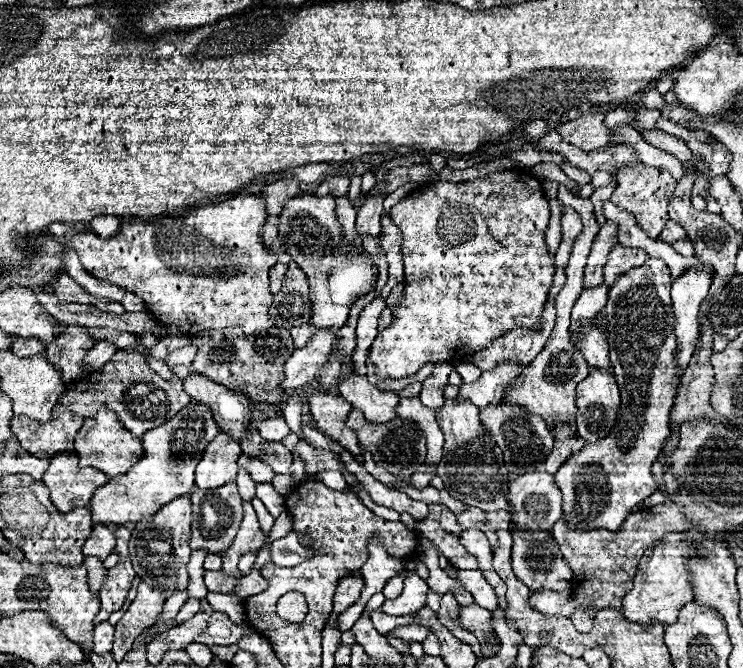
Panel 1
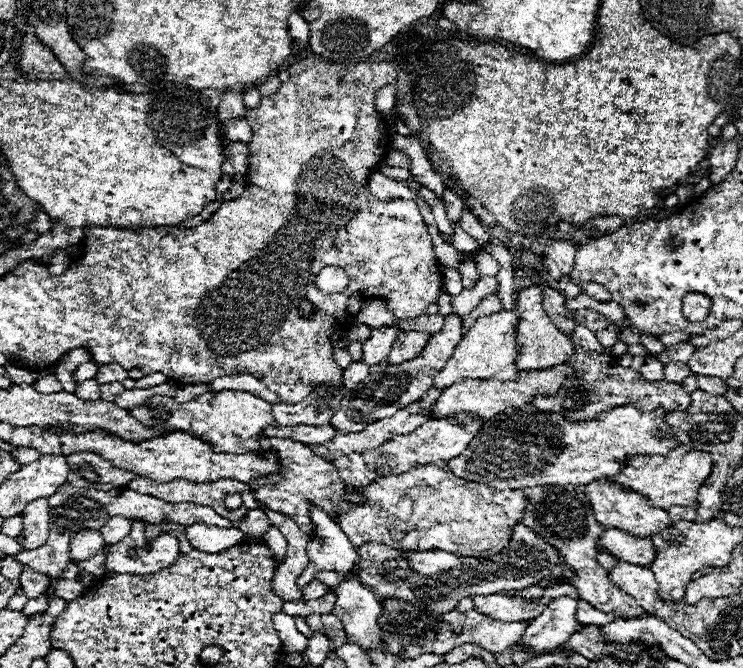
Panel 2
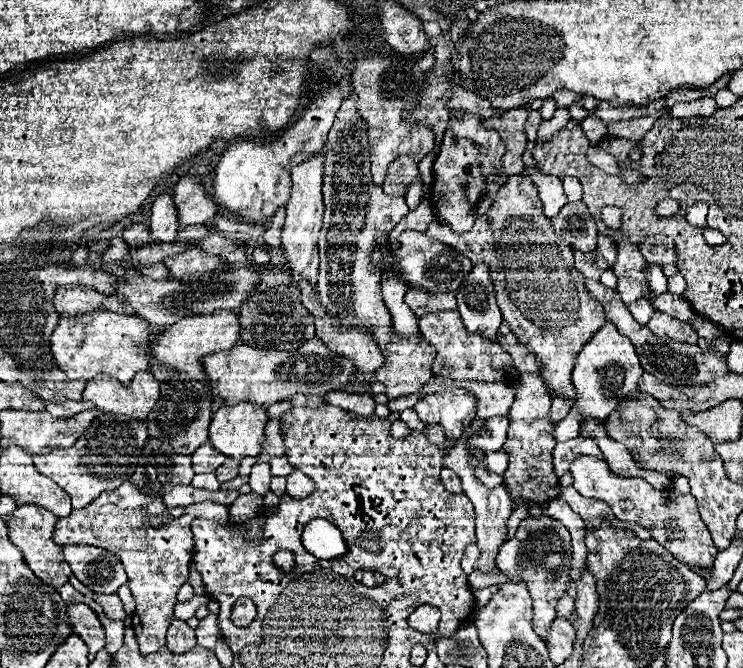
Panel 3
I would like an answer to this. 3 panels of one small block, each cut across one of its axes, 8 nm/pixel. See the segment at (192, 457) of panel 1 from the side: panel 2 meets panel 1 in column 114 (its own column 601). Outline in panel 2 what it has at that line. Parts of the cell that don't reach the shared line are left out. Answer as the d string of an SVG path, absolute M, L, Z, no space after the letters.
M602 476L600 480L584 486L584 490L586 490L586 496L588 496L594 512L596 512L596 520L600 520L600 524L604 524L604 528L618 528L628 534L646 538L652 534L664 534L672 526L672 520L666 510L650 506L642 494L638 494L630 488L622 488L620 484L616 484L610 478Z

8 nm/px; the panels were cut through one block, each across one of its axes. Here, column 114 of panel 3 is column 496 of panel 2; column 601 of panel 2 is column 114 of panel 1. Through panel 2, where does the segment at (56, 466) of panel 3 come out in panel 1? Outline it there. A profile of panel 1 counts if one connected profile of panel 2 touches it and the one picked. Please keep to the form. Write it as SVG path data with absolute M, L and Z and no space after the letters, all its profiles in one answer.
M102 408L96 414L96 418L86 418L84 420L84 426L76 434L74 452L76 452L78 462L82 466L94 466L94 468L106 472L110 478L116 478L116 476L128 472L128 468L136 460L140 460L140 456L142 456L142 440L136 438L134 434L130 434L122 426L122 422L118 420L118 416L112 410Z

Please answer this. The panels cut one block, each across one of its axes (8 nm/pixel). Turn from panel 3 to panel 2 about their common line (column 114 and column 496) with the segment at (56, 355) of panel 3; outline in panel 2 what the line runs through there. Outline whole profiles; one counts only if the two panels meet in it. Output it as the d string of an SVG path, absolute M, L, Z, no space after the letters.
M500 310L492 316L482 316L478 318L472 328L462 336L460 344L454 348L448 364L440 374L436 374L434 386L438 388L448 388L464 378L496 378L496 380L516 380L518 378L518 368L514 364L518 344L516 344L516 334L514 334L514 324L516 324L516 310Z

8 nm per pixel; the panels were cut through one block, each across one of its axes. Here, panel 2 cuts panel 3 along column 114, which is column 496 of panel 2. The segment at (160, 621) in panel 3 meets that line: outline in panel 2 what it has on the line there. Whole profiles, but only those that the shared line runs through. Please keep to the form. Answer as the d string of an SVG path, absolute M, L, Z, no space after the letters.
M418 466L404 474L382 476L368 486L350 486L346 484L348 492L356 492L366 504L338 504L338 518L336 524L340 530L350 538L354 548L360 548L366 542L382 542L392 548L400 550L414 550L414 552L428 552L432 548L440 548L444 552L452 552L458 556L476 556L478 552L492 550L500 552L508 546L512 538L514 526L520 522L526 506L526 496L520 490L496 490L488 484L466 482L464 478L454 476L446 466Z

